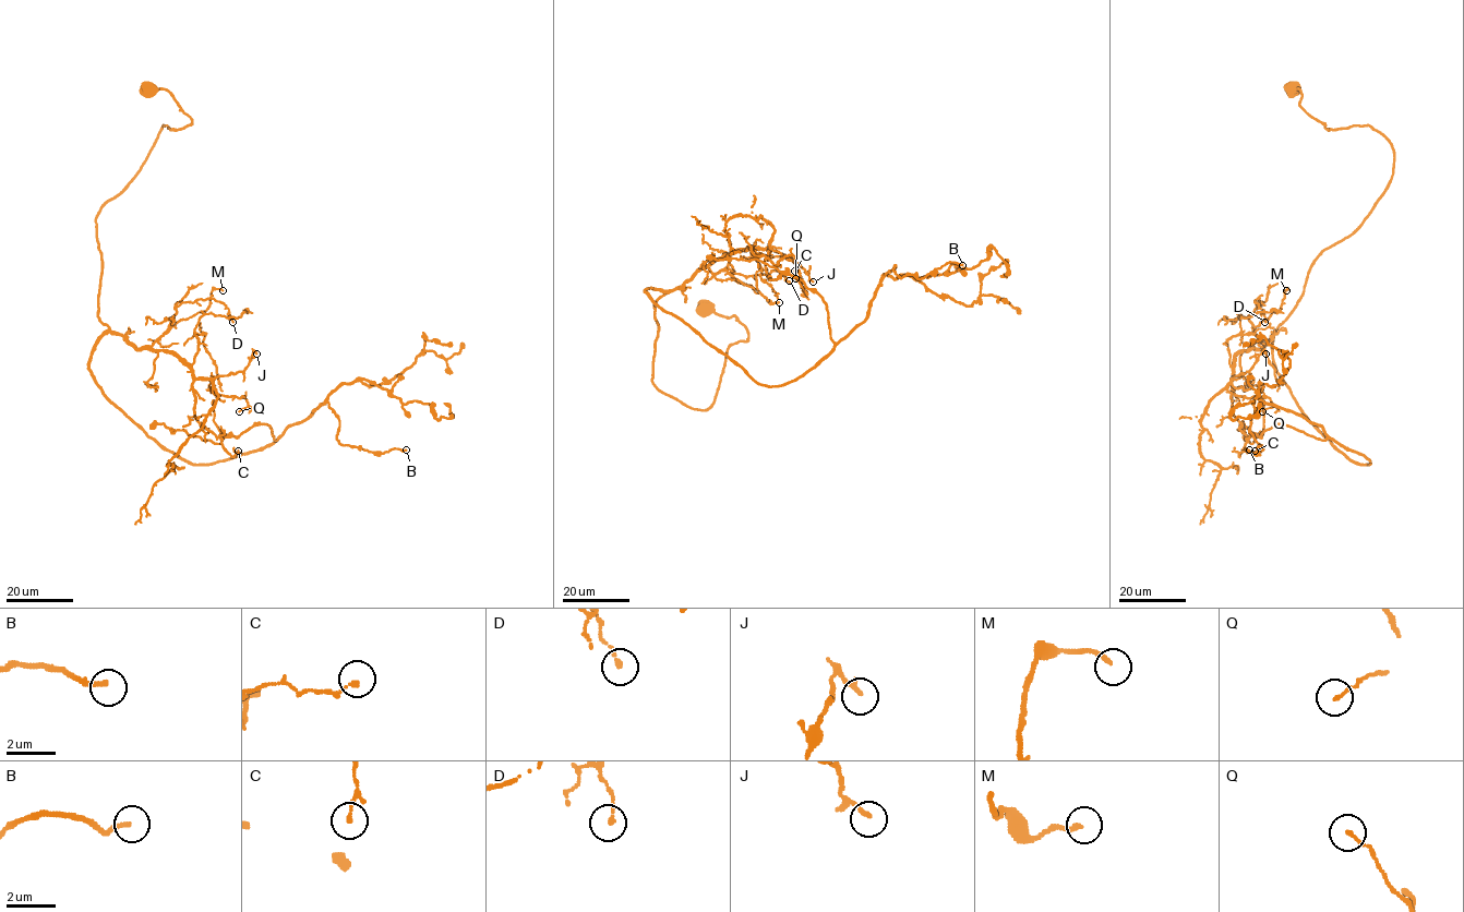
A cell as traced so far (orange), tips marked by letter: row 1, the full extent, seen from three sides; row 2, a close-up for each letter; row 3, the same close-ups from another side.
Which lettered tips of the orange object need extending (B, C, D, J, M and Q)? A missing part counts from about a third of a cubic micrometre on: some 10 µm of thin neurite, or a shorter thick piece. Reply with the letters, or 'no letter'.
B

